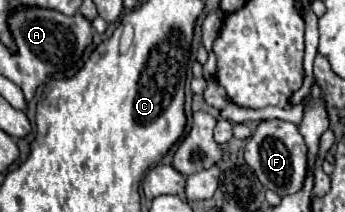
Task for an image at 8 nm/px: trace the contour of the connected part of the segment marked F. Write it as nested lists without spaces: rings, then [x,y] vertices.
[[[262,120],[254,134],[248,138],[244,148],[246,164],[256,172],[256,178],[262,182],[264,188],[278,192],[280,196],[294,194],[302,188],[304,176],[308,172],[306,164],[306,144],[298,132],[298,126],[286,120]]]

